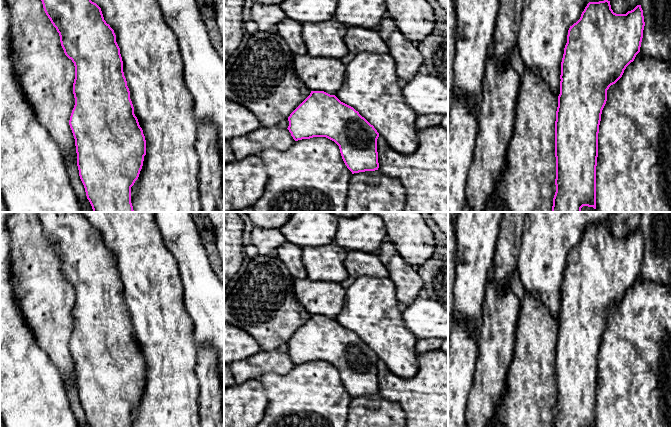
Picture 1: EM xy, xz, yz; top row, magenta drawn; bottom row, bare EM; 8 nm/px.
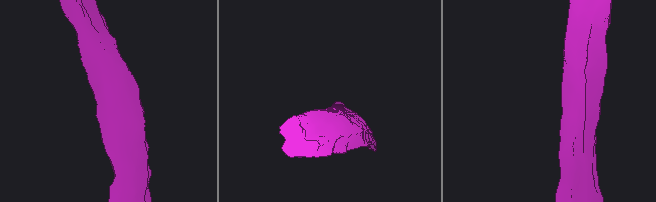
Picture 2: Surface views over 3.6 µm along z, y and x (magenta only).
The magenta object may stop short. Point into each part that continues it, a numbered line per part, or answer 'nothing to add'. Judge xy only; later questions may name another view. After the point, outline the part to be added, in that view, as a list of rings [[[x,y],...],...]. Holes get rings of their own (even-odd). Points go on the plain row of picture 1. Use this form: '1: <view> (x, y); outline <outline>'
nothing to add

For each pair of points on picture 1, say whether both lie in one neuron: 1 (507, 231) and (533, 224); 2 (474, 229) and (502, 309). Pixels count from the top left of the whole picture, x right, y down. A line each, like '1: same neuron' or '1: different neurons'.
1: different neurons
2: different neurons

